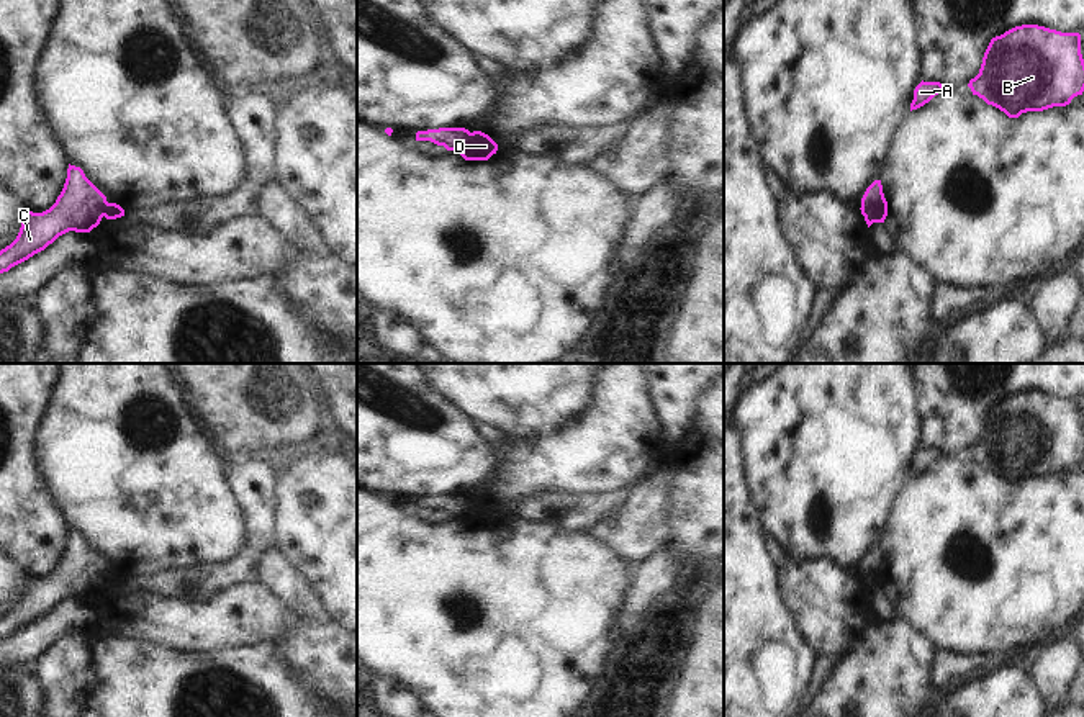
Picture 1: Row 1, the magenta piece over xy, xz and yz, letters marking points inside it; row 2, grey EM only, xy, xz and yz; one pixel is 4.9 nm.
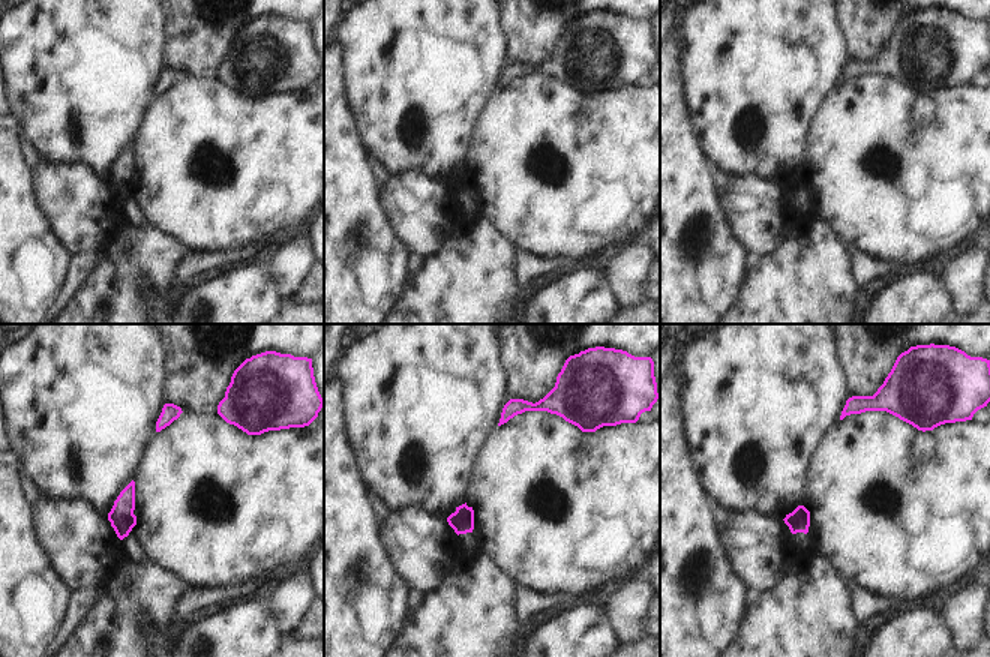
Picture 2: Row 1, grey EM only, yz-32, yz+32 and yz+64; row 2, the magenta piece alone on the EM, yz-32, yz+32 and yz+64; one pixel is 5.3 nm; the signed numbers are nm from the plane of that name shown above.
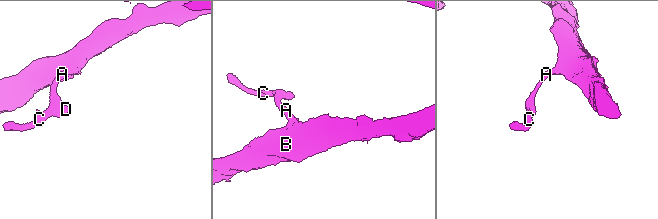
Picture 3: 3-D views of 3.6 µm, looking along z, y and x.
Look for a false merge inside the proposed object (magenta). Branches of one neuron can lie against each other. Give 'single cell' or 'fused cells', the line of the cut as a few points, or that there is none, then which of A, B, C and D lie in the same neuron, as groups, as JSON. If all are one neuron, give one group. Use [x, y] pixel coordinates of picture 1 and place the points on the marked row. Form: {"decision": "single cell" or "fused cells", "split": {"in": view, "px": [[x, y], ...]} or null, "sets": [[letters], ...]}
{"decision": "fused cells", "split": {"in": "xz", "px": [[472, 133], [470, 143], [459, 153]]}, "sets": [["A", "B", "C"], ["D"]]}

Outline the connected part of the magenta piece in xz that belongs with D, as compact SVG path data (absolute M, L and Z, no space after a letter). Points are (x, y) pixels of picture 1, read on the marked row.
M473 131L468 147L460 156L465 160L488 160L496 151L498 144L488 134Z

